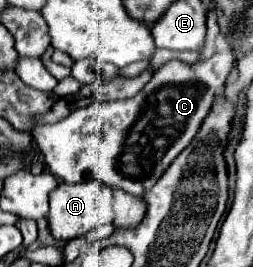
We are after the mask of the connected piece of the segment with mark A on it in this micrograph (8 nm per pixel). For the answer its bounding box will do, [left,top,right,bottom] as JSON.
[49,181,113,243]

